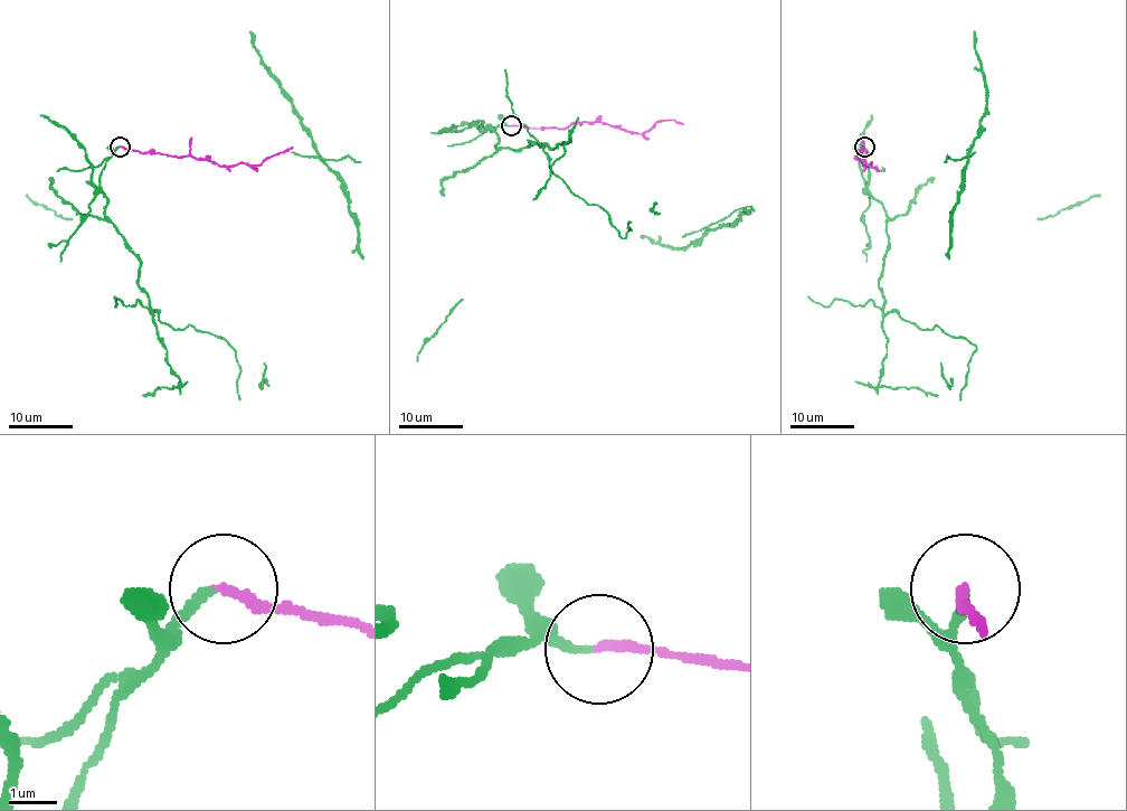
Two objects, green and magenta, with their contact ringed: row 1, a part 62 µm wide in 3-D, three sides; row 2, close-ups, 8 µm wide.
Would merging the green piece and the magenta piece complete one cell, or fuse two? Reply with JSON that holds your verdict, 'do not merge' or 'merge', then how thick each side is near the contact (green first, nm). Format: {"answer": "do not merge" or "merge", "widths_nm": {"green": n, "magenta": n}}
{"answer": "do not merge", "widths_nm": {"green": 170, "magenta": 220}}

